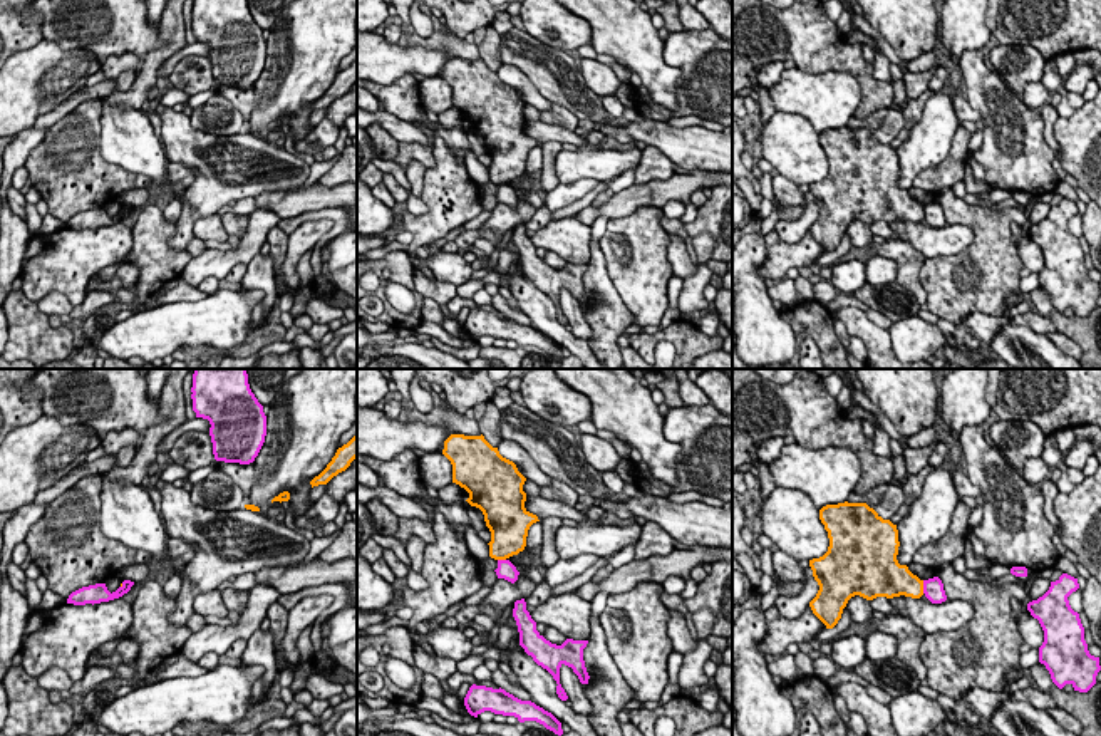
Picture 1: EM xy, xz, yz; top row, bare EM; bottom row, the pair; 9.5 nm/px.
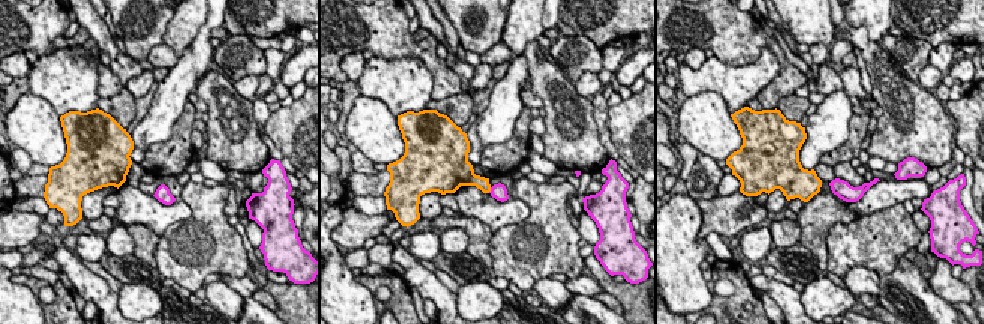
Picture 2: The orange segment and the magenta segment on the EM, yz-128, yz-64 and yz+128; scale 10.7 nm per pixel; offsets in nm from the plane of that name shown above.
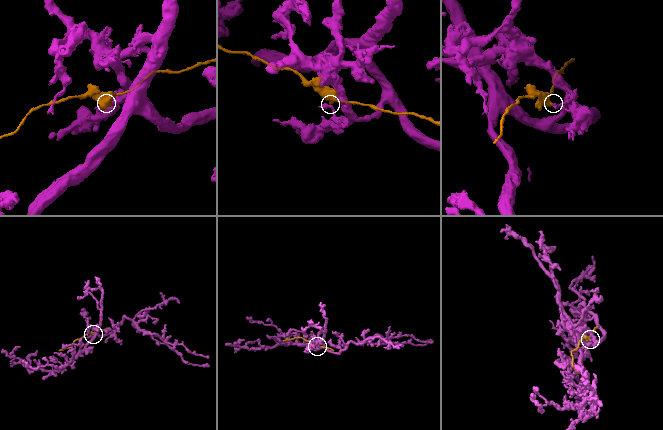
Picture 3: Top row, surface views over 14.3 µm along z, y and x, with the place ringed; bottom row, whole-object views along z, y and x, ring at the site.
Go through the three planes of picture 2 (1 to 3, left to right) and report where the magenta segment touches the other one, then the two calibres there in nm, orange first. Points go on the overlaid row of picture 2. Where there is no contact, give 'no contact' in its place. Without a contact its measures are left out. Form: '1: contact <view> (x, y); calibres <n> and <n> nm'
1: no contact
2: contact yz-64 (489, 191); calibres 160 and 160 nm
3: no contact

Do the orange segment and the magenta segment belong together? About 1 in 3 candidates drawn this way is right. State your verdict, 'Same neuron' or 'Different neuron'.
Different neuron

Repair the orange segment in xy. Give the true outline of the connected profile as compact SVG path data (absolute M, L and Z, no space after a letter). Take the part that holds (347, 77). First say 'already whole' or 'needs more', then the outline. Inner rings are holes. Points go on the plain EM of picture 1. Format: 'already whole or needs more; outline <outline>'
already whole; outline M357 59L347 69L337 74L335 80L327 89L327 92L310 106L312 112L318 109L327 109L333 101L345 96L355 82Z

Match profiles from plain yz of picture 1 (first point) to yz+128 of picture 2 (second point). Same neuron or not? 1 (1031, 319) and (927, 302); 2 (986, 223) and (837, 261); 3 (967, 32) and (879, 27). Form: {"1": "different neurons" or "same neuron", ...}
{"1": "different neurons", "2": "same neuron", "3": "same neuron"}

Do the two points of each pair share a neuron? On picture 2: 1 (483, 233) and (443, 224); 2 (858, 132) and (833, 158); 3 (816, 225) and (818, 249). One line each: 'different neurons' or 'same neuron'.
1: same neuron
2: same neuron
3: same neuron

